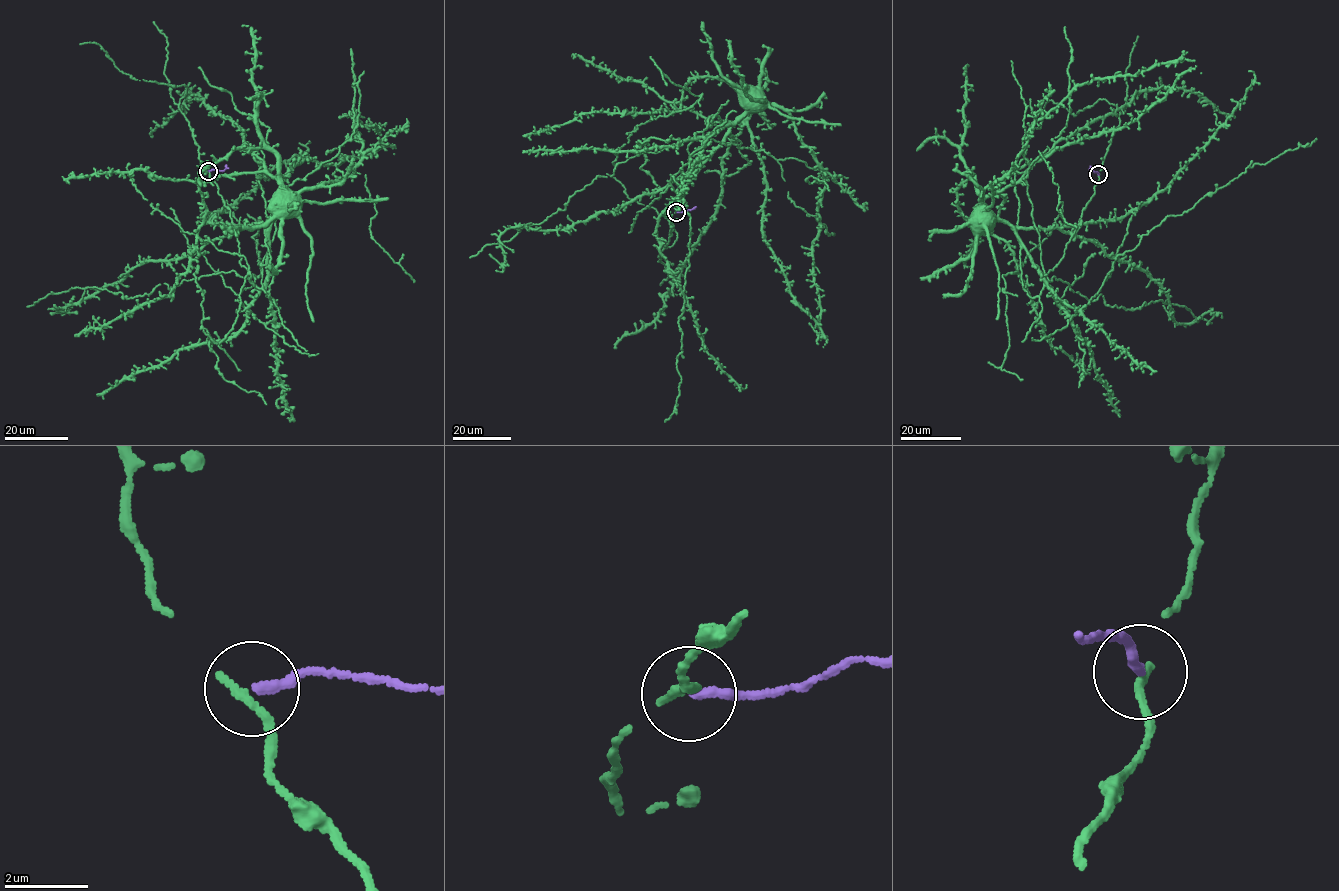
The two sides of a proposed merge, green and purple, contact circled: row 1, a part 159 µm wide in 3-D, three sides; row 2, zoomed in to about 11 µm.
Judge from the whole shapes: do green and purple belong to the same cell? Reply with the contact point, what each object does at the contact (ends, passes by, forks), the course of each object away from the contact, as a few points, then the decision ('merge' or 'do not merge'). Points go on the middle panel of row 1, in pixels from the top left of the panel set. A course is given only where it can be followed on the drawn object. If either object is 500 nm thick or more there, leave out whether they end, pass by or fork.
at (676, 212); green ends there; purple ends there; green runs (676, 212), (688, 188), (687, 181), (719, 145), (730, 126), (757, 100); purple runs (676, 212), (695, 208); do not merge

